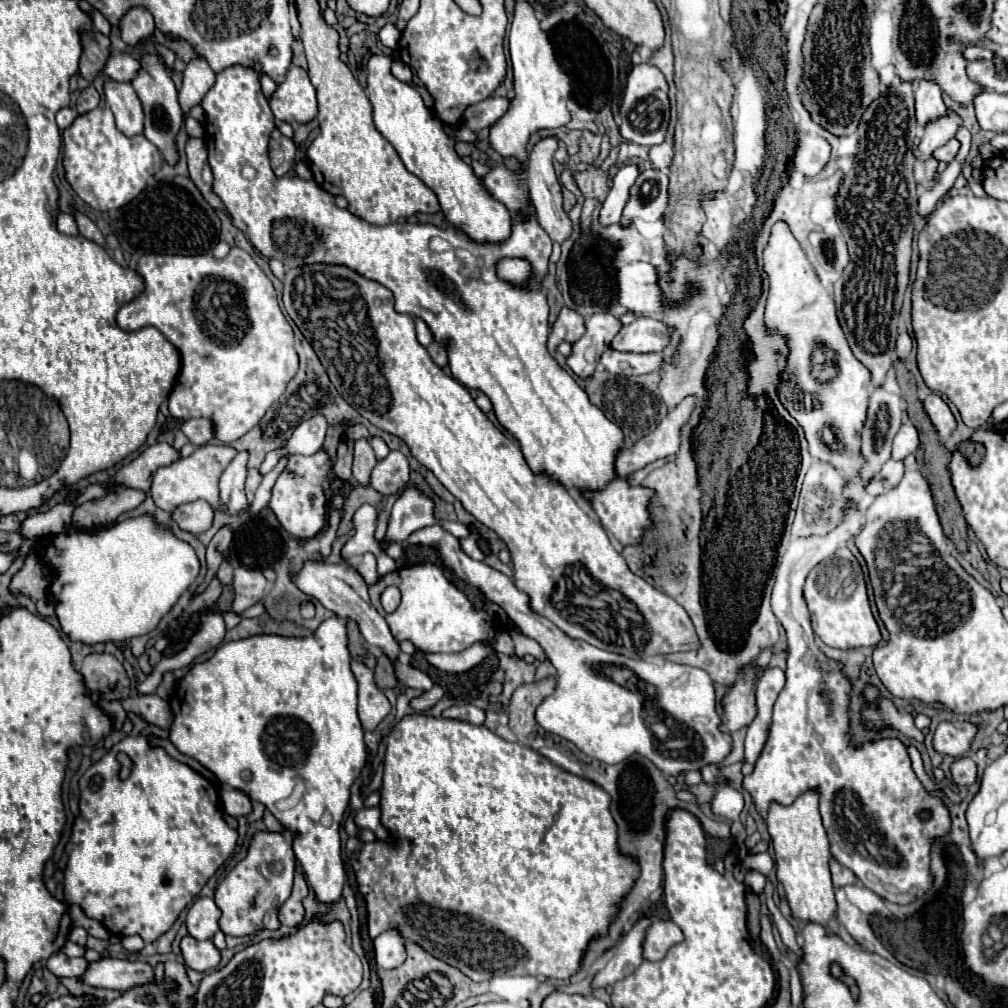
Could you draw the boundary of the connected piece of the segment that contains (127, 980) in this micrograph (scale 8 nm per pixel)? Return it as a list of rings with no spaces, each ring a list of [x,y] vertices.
[[[101,959],[101,961],[89,963],[89,969],[81,979],[93,987],[127,991],[129,987],[151,983],[155,979],[155,969],[143,961]]]

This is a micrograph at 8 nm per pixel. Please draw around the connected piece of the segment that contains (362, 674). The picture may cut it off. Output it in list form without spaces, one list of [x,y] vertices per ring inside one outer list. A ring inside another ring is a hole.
[[[351,661],[351,669],[359,683],[359,719],[365,731],[371,731],[379,725],[379,721],[391,711],[391,703],[373,683],[373,671],[369,671],[363,663]]]

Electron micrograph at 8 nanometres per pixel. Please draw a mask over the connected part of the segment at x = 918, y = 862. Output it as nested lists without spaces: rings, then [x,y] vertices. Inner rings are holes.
[[[859,511],[847,513],[843,525],[837,527],[835,533],[829,533],[829,535],[825,535],[825,537],[807,537],[807,539],[795,539],[795,541],[791,541],[791,545],[789,545],[789,549],[787,549],[787,553],[783,555],[783,561],[781,561],[781,565],[779,565],[777,579],[775,579],[775,587],[773,587],[773,597],[771,597],[771,607],[773,607],[775,617],[781,621],[781,625],[785,627],[785,633],[787,633],[787,671],[785,671],[787,683],[785,683],[785,689],[779,693],[779,699],[775,701],[775,707],[773,707],[773,721],[771,721],[771,729],[769,729],[767,743],[765,743],[765,747],[763,747],[763,751],[761,751],[757,763],[755,763],[753,773],[743,779],[743,787],[749,791],[749,795],[751,795],[751,799],[753,799],[753,805],[755,805],[757,813],[759,813],[763,819],[765,819],[765,815],[767,815],[767,811],[769,811],[769,803],[789,805],[789,803],[793,803],[793,799],[797,799],[797,795],[801,795],[801,791],[817,791],[817,795],[819,795],[819,811],[821,811],[821,817],[823,817],[823,827],[825,827],[825,831],[827,831],[827,835],[829,835],[831,855],[833,855],[841,865],[845,865],[847,869],[851,869],[851,871],[861,879],[861,883],[863,883],[865,887],[873,889],[873,891],[875,891],[877,895],[881,895],[883,899],[887,899],[887,901],[891,901],[891,903],[897,903],[897,905],[909,905],[909,903],[913,903],[915,899],[923,897],[923,895],[933,887],[933,871],[931,871],[931,865],[929,865],[929,861],[931,861],[931,859],[929,859],[929,851],[931,851],[931,845],[935,843],[935,839],[939,839],[939,837],[943,837],[943,835],[949,833],[949,829],[951,829],[951,813],[949,813],[947,805],[943,803],[943,799],[941,799],[939,795],[929,793],[929,791],[923,787],[923,783],[917,779],[917,775],[915,775],[915,771],[913,771],[913,767],[911,767],[911,759],[909,759],[909,755],[907,755],[907,749],[905,749],[905,745],[903,745],[899,739],[875,739],[875,741],[865,743],[865,745],[861,745],[861,747],[853,747],[853,743],[851,743],[851,715],[849,715],[849,707],[851,707],[851,687],[853,687],[853,685],[851,685],[851,679],[845,675],[845,669],[843,669],[845,665],[843,665],[841,661],[835,661],[835,659],[825,657],[825,655],[821,653],[821,649],[815,645],[815,641],[813,641],[813,629],[811,629],[811,619],[809,619],[809,609],[805,607],[805,597],[803,597],[803,585],[805,585],[805,579],[807,579],[809,571],[811,571],[815,565],[819,565],[821,561],[829,559],[829,555],[833,555],[833,553],[837,551],[837,547],[839,547],[839,545],[845,545],[845,541],[849,539],[843,529],[847,529],[847,531],[851,529],[851,537],[855,537],[855,535],[859,533],[859,529],[861,529],[861,525],[859,525]],[[923,809],[931,811],[931,819],[923,821],[923,819],[917,815],[917,813],[923,811]]]

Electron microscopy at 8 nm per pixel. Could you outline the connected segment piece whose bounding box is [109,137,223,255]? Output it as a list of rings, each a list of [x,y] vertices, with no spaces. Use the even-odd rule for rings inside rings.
[[[189,137],[185,145],[185,153],[187,153],[191,177],[177,175],[177,177],[167,177],[165,181],[153,181],[153,185],[147,185],[143,193],[135,199],[137,205],[129,205],[123,213],[119,211],[119,215],[109,221],[111,233],[117,237],[119,245],[125,251],[201,255],[201,253],[209,253],[219,243],[221,221],[215,209],[223,209],[223,203],[211,191],[213,177],[207,163],[205,141],[199,137]],[[197,187],[201,191],[197,191]]]

